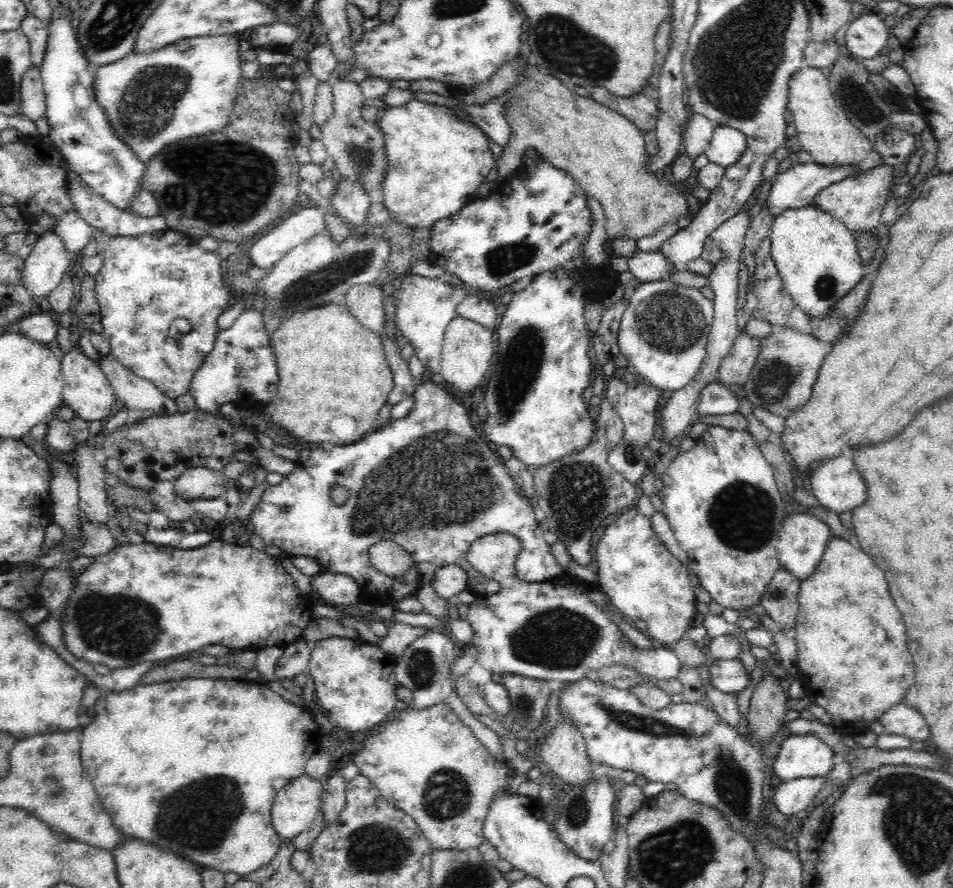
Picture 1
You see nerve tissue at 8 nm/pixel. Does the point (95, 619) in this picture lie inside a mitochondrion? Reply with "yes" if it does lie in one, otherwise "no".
yes

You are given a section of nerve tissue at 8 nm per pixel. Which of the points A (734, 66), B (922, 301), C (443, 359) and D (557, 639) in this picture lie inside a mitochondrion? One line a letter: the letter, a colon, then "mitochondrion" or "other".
A: mitochondrion
B: other
C: other
D: mitochondrion

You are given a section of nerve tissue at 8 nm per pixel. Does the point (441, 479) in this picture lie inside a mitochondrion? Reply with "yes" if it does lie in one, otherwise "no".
yes

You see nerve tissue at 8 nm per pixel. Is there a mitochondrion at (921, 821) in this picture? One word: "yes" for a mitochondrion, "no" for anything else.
yes

